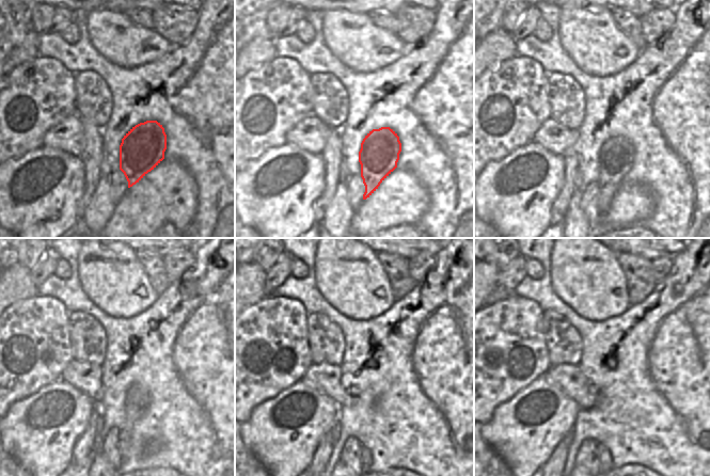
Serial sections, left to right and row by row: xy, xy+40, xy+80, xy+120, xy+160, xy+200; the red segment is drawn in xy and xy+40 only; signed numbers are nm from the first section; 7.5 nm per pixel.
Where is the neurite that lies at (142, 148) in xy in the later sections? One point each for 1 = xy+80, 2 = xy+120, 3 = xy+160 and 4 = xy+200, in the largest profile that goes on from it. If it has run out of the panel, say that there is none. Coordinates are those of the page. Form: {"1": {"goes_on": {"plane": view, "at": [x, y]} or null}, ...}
{"1": {"goes_on": {"plane": "xy+80", "at": [616, 156]}}, "2": {"goes_on": {"plane": "xy+120", "at": [137, 400]}}, "3": {"goes_on": {"plane": "xy+160", "at": [365, 454]}}, "4": {"goes_on": {"plane": "xy+200", "at": [603, 454]}}}

